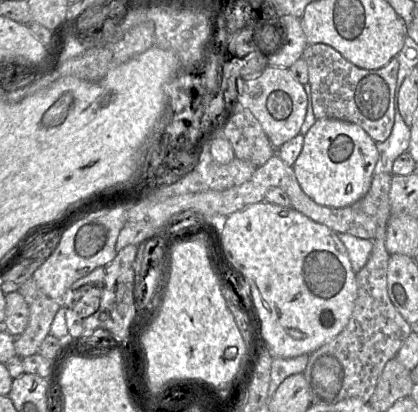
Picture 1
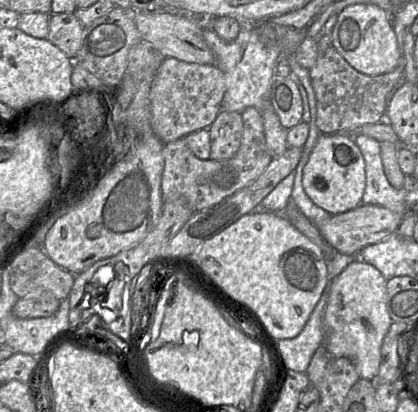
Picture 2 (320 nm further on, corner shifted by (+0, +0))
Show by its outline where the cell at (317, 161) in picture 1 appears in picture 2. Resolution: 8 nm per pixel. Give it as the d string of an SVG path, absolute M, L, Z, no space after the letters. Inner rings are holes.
M350 134L320 135L302 172L303 188L310 200L330 215L338 215L362 203L366 187L365 161Z

